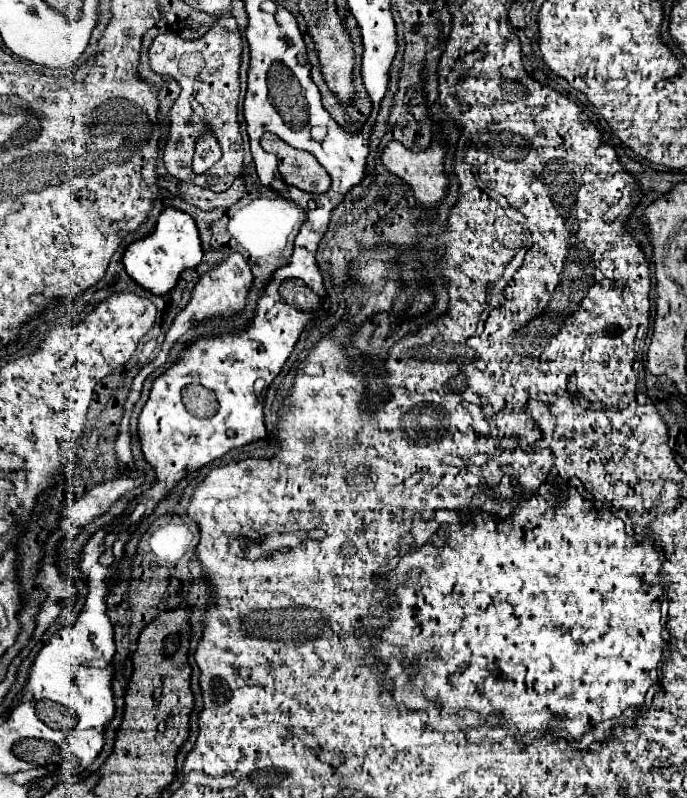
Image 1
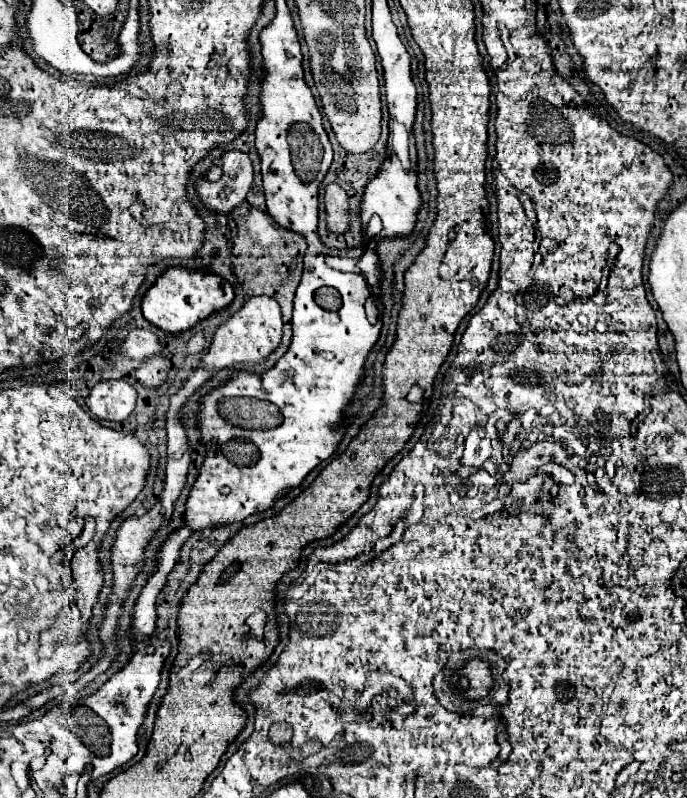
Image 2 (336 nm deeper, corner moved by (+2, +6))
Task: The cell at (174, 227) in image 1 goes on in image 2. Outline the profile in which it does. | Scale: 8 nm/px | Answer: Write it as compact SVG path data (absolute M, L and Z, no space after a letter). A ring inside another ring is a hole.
M167 268L165 274L149 288L143 298L143 316L147 322L163 330L167 336L191 330L197 322L213 316L215 312L227 308L235 298L235 292L225 280L211 272L197 272L189 268Z

